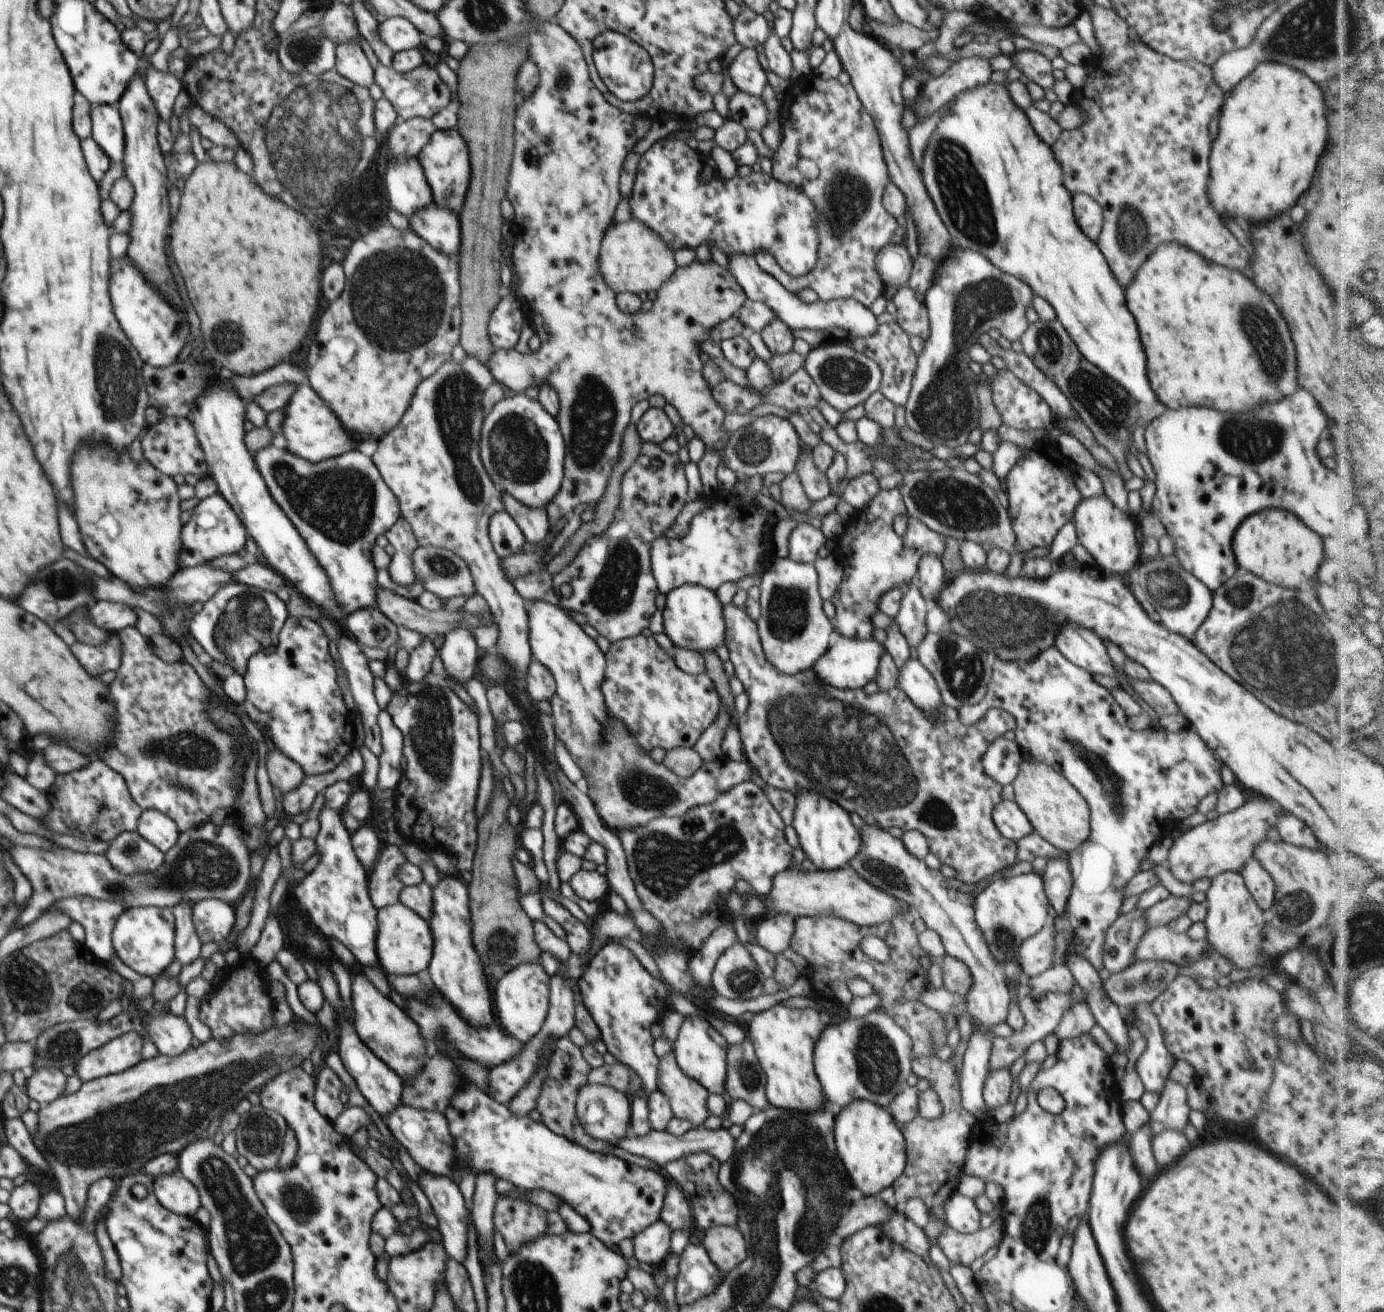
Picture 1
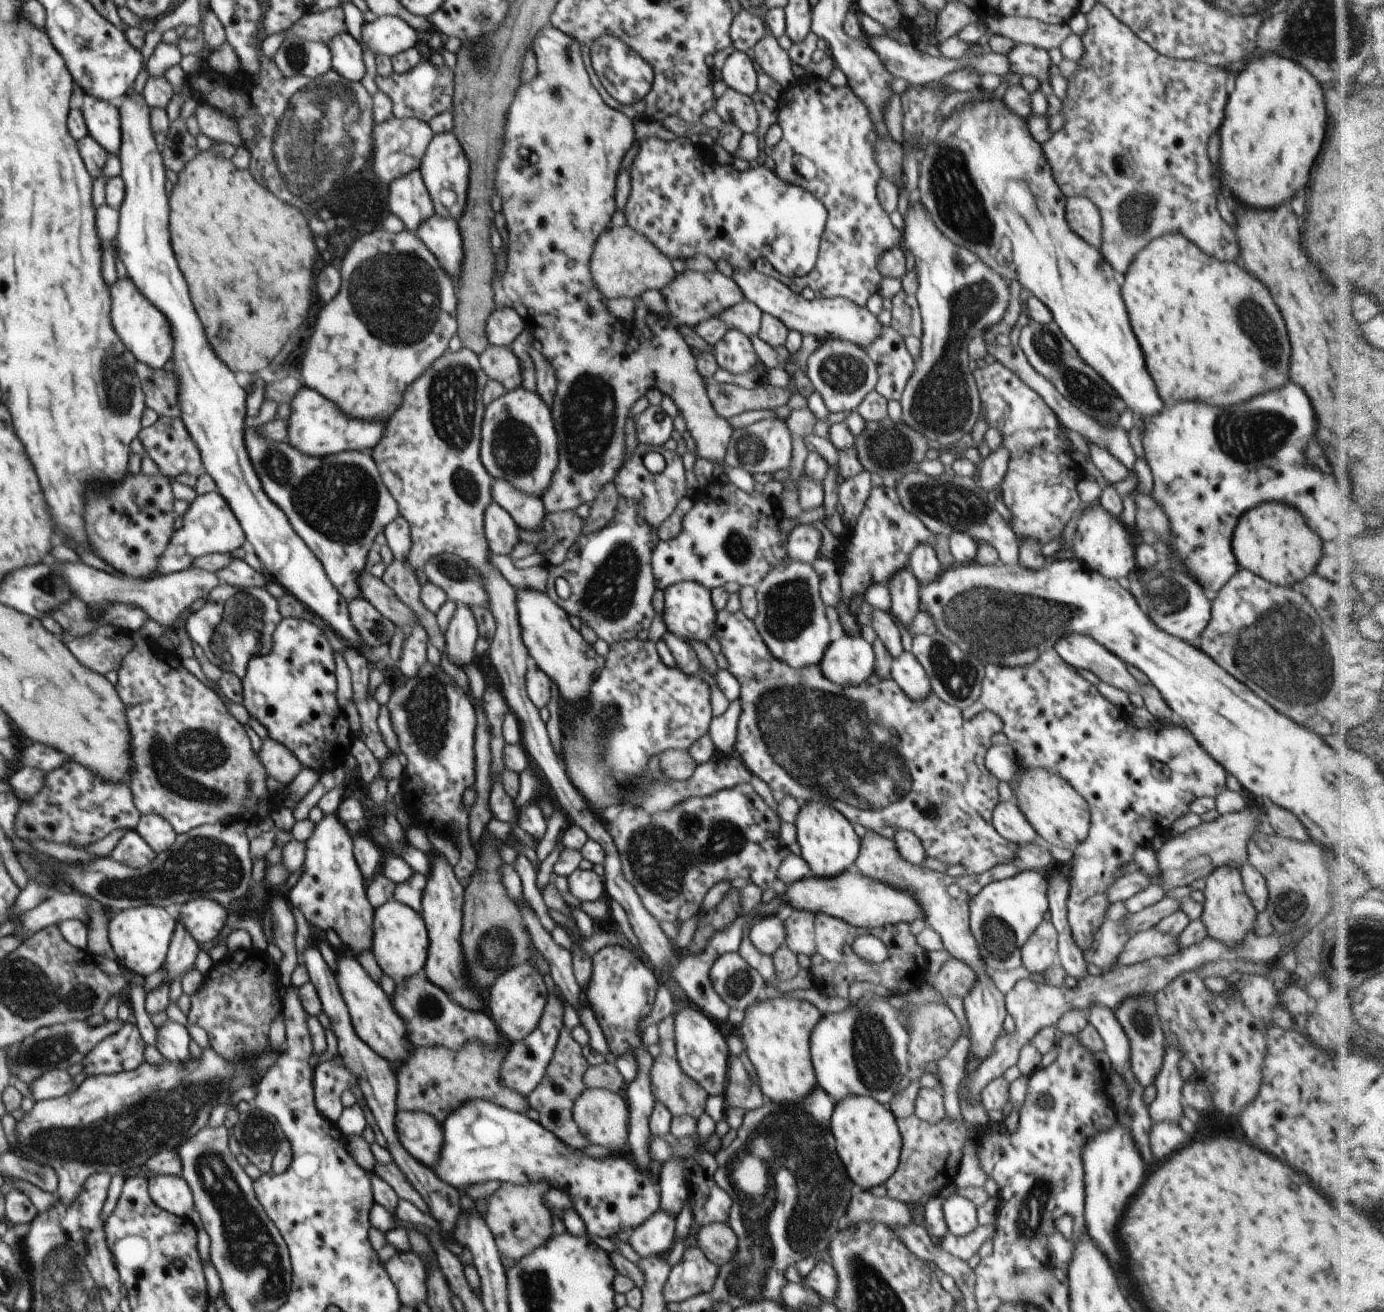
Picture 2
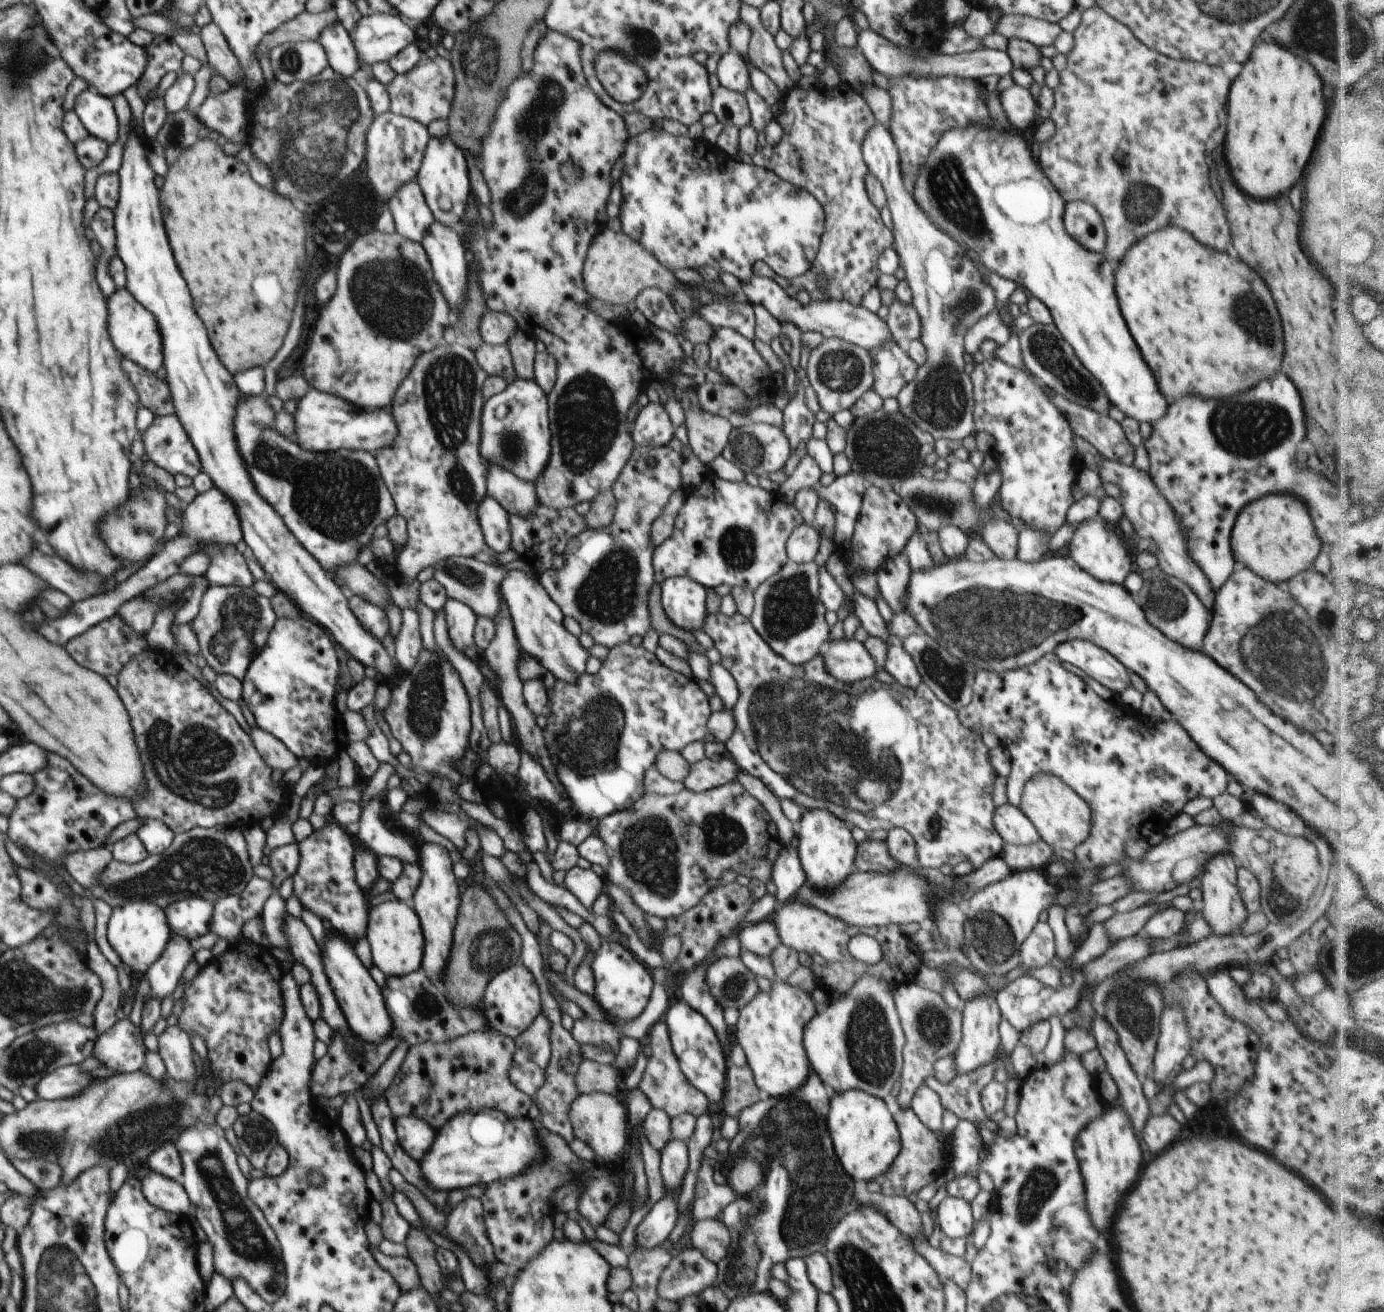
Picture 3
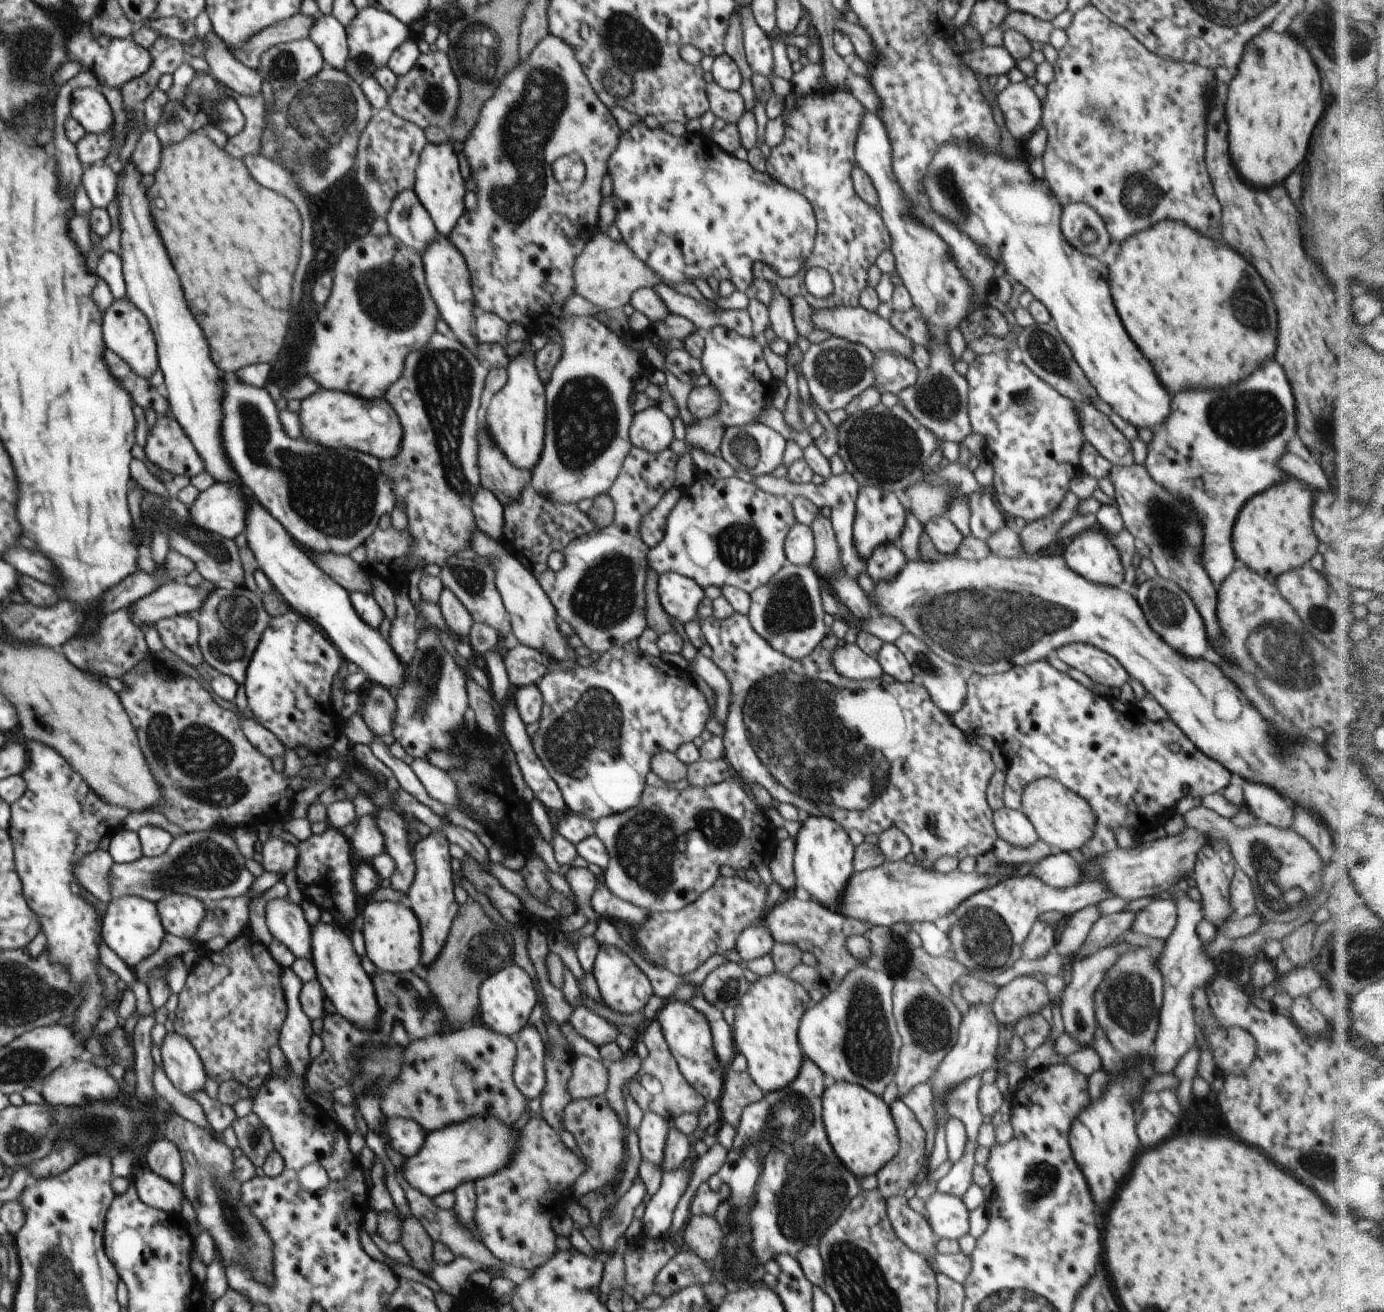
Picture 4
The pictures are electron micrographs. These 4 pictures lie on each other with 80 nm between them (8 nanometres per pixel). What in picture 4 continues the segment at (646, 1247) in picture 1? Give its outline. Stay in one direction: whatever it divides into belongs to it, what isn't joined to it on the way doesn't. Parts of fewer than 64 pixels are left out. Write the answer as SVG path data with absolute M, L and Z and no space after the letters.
M684 1158L684 1164L676 1170L662 1172L662 1180L658 1191L652 1195L644 1216L642 1217L643 1232L650 1238L667 1235L672 1224L676 1205L689 1186L696 1158Z

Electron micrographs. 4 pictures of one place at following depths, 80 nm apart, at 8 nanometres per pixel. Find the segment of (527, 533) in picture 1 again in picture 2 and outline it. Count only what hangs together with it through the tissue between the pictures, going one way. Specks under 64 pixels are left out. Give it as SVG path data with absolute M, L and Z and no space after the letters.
M502 479L494 480L492 488L493 502L504 508L520 529L534 532L541 528L546 510L540 497L519 493Z

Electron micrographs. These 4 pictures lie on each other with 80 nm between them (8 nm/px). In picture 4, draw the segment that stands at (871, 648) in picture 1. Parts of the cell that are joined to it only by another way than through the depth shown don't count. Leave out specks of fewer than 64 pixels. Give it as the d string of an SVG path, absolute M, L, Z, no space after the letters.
M855 643L837 646L832 654L832 666L838 674L854 681L876 680L883 675L877 660L864 654Z

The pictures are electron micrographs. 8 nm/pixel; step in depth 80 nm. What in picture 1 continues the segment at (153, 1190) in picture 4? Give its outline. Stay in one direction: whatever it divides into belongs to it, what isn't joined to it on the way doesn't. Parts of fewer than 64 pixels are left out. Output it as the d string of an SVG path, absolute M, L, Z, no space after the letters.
M179 1171L155 1178L153 1187L160 1204L173 1213L193 1217L201 1206L195 1184L184 1178Z

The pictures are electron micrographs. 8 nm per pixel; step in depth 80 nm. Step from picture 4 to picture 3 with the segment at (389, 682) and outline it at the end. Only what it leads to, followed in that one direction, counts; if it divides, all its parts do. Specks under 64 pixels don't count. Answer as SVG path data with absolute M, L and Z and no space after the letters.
M131 117L129 135L124 145L121 167L118 172L120 179L119 201L117 202L115 212L115 241L117 252L116 256L121 258L125 266L125 275L127 278L126 288L131 295L145 309L148 309L159 324L159 331L162 335L163 342L163 365L166 368L167 383L172 395L173 406L176 416L180 419L186 434L190 437L194 448L197 450L201 460L201 470L211 476L212 482L220 492L223 492L236 507L238 518L241 522L244 542L250 546L253 555L260 563L260 566L266 571L270 582L274 586L288 595L300 608L306 618L318 623L334 642L349 652L350 657L359 660L365 667L374 666L376 678L379 681L388 684L390 675L394 672L396 664L388 656L382 643L373 637L349 607L346 590L340 588L339 584L330 576L322 565L300 544L300 541L290 532L283 518L274 510L274 507L267 503L259 492L256 490L252 477L249 475L245 460L237 445L236 433L234 430L234 419L236 416L237 404L241 400L241 392L238 385L234 382L234 376L220 364L216 352L210 346L210 340L206 336L206 328L196 316L192 308L192 298L188 292L188 286L184 278L180 276L180 270L174 262L168 236L164 232L164 222L162 222L162 212L160 212L160 192L156 187L155 178L158 176L149 163L147 154L148 138L143 134L140 136L133 127Z

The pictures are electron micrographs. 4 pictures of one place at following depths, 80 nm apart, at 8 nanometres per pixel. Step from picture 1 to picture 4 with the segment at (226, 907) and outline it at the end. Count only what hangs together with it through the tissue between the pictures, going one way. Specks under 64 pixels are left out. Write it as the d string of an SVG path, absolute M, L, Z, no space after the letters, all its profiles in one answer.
M173 892L156 902L156 908L165 933L185 939L192 939L198 932L206 914L204 903L198 898Z

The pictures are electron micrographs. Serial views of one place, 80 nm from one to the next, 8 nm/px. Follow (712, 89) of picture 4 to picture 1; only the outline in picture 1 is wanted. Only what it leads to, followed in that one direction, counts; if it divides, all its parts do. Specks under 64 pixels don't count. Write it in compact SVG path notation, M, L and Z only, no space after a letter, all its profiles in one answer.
M738 91L729 100L727 118L745 126L746 130L758 130L766 126L769 120L769 110L760 97Z

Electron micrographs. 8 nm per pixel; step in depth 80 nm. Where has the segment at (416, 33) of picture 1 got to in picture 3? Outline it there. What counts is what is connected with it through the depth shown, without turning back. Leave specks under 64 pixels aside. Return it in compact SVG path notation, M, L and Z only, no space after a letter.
M372 11L372 14L367 16L361 16L360 21L356 24L356 28L349 33L350 40L358 52L358 64L360 68L364 66L373 67L374 64L380 64L380 62L389 62L400 50L406 48L410 44L415 43L415 34L410 26L404 24L401 18L394 12L375 12Z

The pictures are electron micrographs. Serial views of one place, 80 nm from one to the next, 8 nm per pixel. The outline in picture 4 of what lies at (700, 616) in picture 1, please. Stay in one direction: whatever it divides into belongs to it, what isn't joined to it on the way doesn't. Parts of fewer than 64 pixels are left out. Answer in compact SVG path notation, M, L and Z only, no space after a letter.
M664 572L658 576L658 598L668 616L685 625L696 619L705 596L694 580L676 572Z

